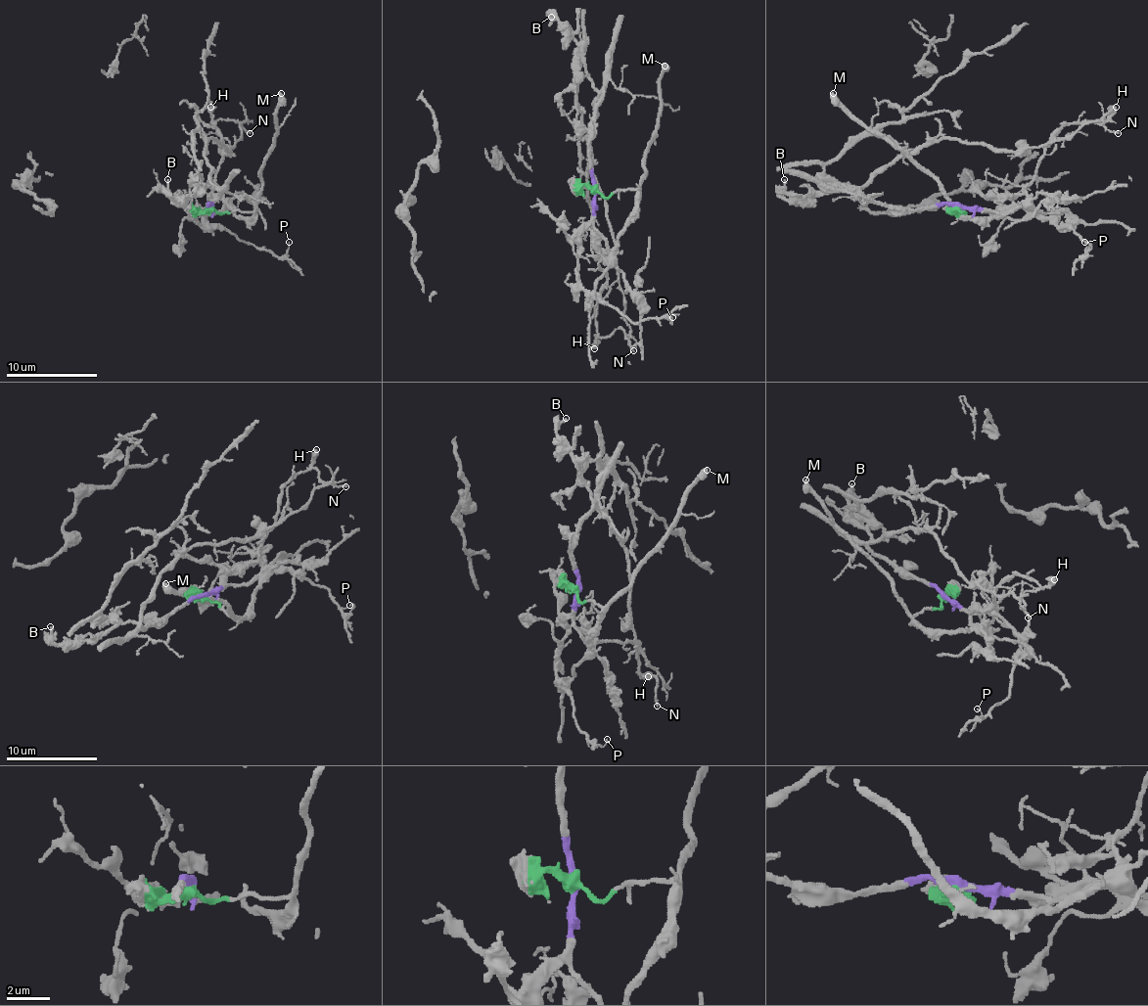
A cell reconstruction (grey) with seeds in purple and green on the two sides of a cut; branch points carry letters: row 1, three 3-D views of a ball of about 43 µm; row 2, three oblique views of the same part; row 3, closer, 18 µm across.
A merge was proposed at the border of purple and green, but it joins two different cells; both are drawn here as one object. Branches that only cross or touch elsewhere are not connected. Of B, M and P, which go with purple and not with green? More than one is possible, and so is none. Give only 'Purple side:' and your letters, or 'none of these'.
Purple side: B, P

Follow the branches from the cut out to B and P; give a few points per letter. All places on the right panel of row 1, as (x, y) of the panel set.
B: (959, 206), (889, 208), (868, 202), (852, 186), (844, 186), (837, 190), (813, 190), (787, 200), (784, 179)
P: (959, 206), (993, 213), (1025, 206), (1057, 226), (1068, 226), (1088, 245), (1084, 256), (1091, 247), (1084, 243)

